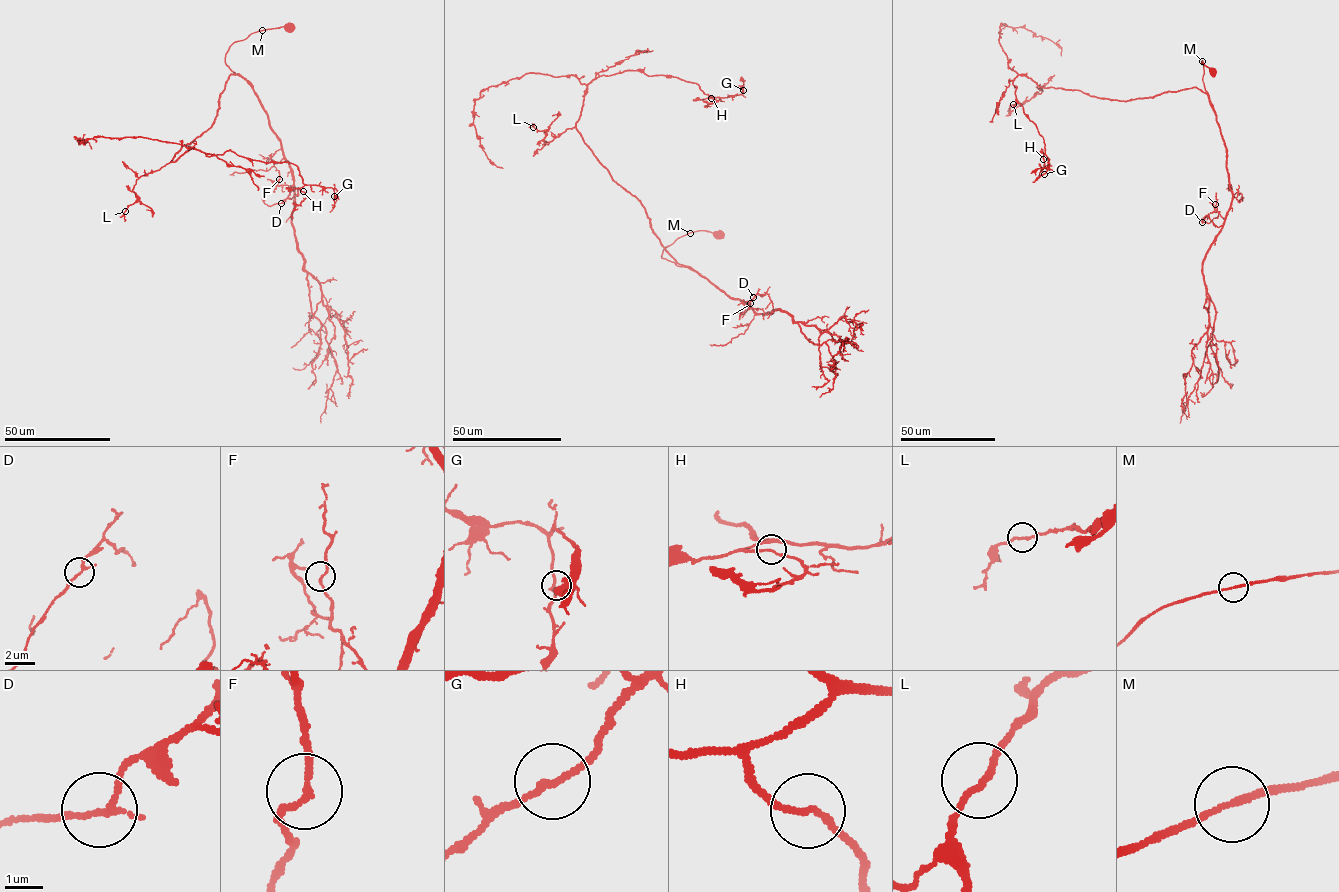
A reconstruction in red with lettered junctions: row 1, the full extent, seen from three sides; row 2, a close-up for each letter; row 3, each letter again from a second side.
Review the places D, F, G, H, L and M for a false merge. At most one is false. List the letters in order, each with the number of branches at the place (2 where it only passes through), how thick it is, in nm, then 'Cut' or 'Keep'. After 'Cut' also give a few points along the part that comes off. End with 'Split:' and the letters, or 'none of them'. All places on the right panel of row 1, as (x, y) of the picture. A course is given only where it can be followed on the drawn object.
D: Branches: 2. Thickness 160 nm. Keep
F: Branches: 2. Thickness 150 nm. Keep
G: Branches: 2. Thickness 160 nm. Keep
H: Branches: 2. Thickness 140 nm. Keep
L: Branches: 2. Thickness 160 nm. Keep
M: Branches: 2. Thickness 150 nm. Keep
Split: none of them

